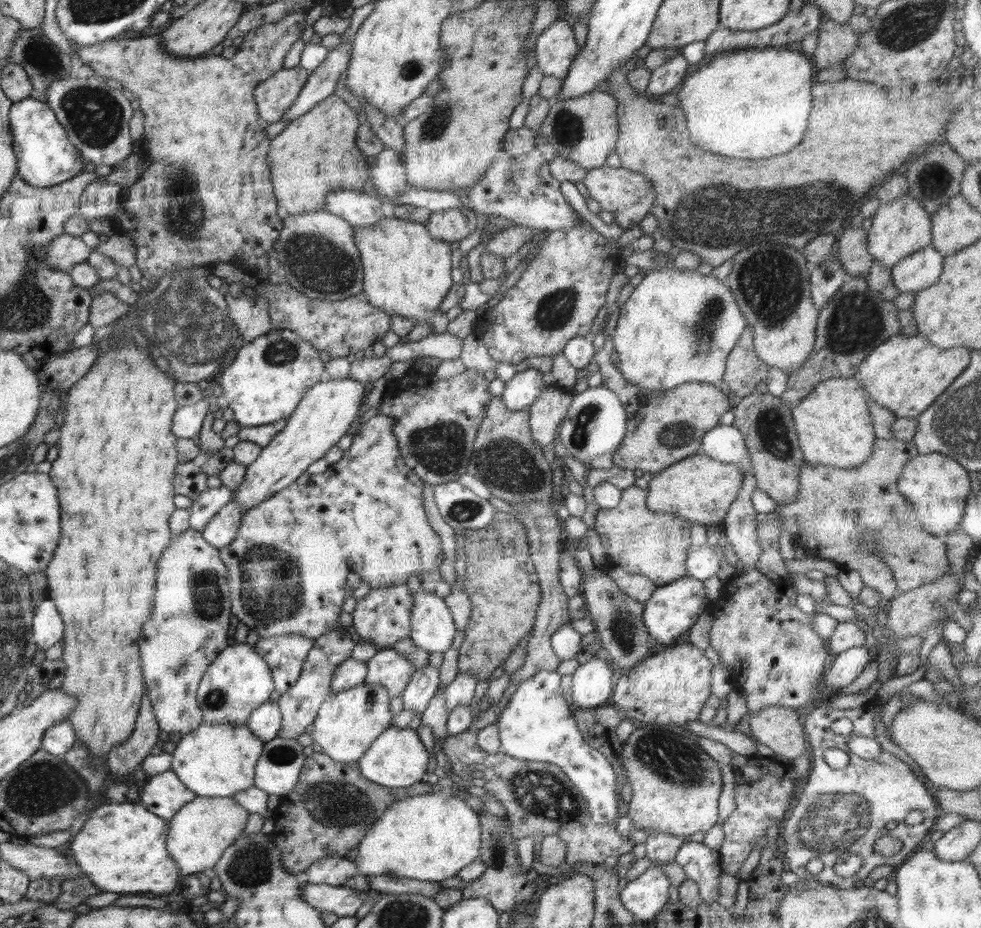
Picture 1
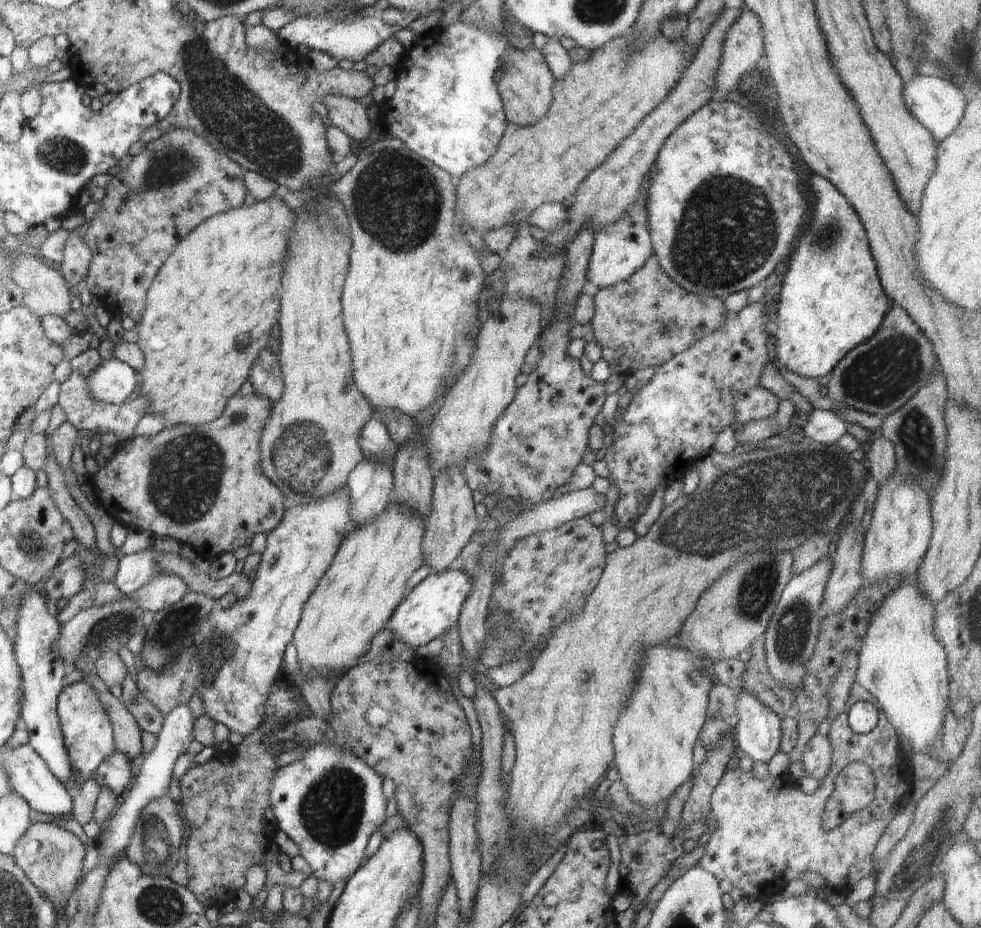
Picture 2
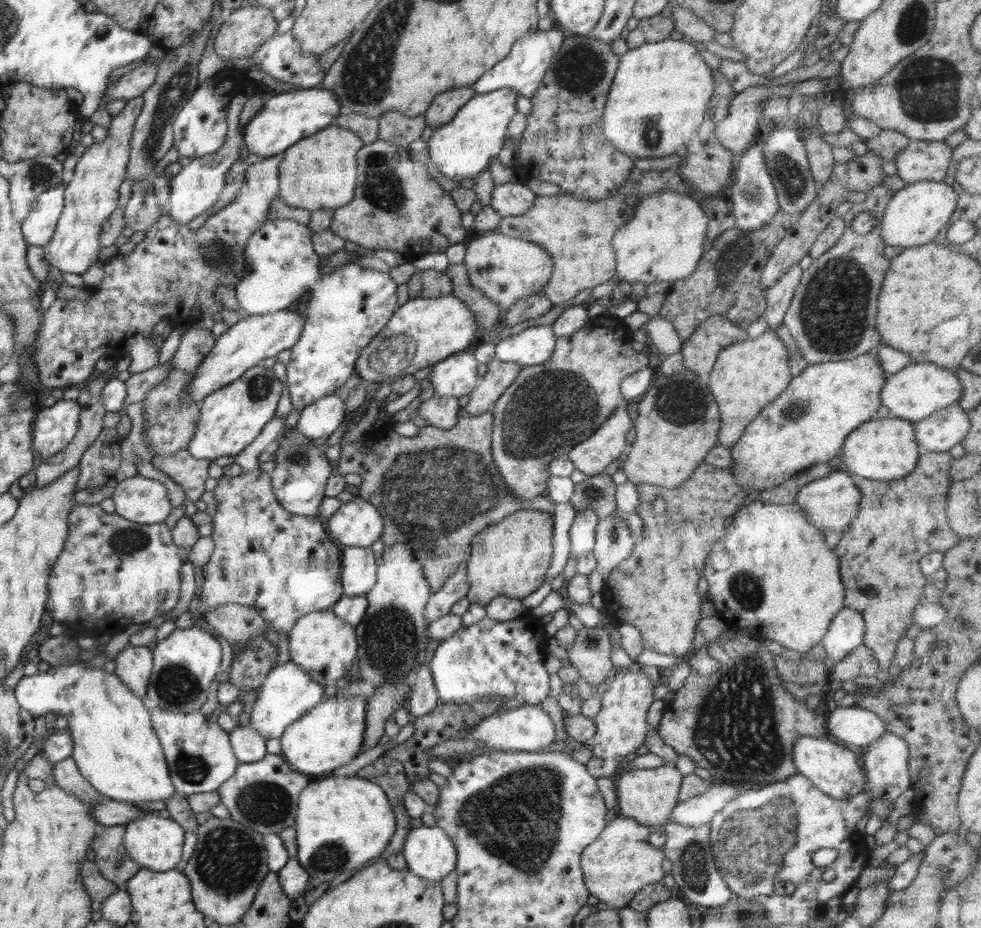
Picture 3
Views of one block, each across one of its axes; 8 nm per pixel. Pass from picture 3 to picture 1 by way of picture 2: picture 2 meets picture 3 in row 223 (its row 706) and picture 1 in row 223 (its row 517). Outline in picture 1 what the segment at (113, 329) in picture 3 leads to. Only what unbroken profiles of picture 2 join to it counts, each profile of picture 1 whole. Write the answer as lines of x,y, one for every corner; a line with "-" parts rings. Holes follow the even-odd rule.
326,210
290,214
274,244
291,287
313,299
341,301
363,292
363,266
354,244
354,226

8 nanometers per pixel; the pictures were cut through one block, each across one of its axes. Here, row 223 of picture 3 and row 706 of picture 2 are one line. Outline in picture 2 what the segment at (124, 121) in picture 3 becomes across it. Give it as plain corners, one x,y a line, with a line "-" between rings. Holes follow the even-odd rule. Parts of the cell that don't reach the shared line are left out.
82,681
69,684
65,690
62,690
57,705
57,715
72,764
72,783
62,783
62,786
74,795
86,781
96,778
96,766
100,766
102,761
106,761
106,758
117,750
116,740
113,738
112,720
105,706
102,706
101,699
94,692
94,688

